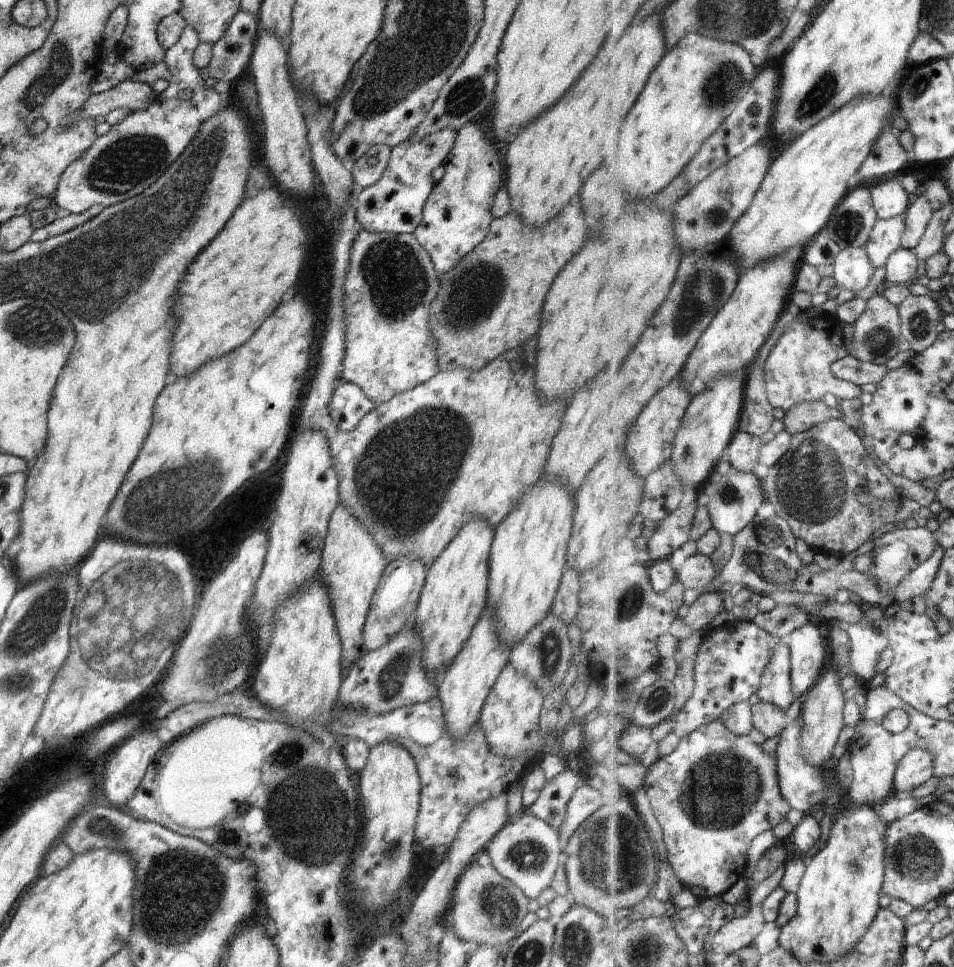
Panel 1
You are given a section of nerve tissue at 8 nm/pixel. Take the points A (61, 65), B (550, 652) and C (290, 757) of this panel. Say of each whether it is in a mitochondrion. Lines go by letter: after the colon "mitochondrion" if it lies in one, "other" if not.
A: mitochondrion
B: mitochondrion
C: mitochondrion

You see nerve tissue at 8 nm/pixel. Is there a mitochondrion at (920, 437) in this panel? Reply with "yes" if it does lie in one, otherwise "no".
no

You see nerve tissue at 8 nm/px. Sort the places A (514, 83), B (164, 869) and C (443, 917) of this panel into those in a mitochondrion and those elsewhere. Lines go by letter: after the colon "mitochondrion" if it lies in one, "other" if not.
A: other
B: mitochondrion
C: other

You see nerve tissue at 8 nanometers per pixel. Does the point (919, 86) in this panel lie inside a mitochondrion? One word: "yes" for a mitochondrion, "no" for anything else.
yes

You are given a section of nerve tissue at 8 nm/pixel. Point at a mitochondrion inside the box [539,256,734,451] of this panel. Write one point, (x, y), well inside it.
(701, 291)

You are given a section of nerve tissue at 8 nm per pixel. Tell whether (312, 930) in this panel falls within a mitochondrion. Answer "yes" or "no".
no

